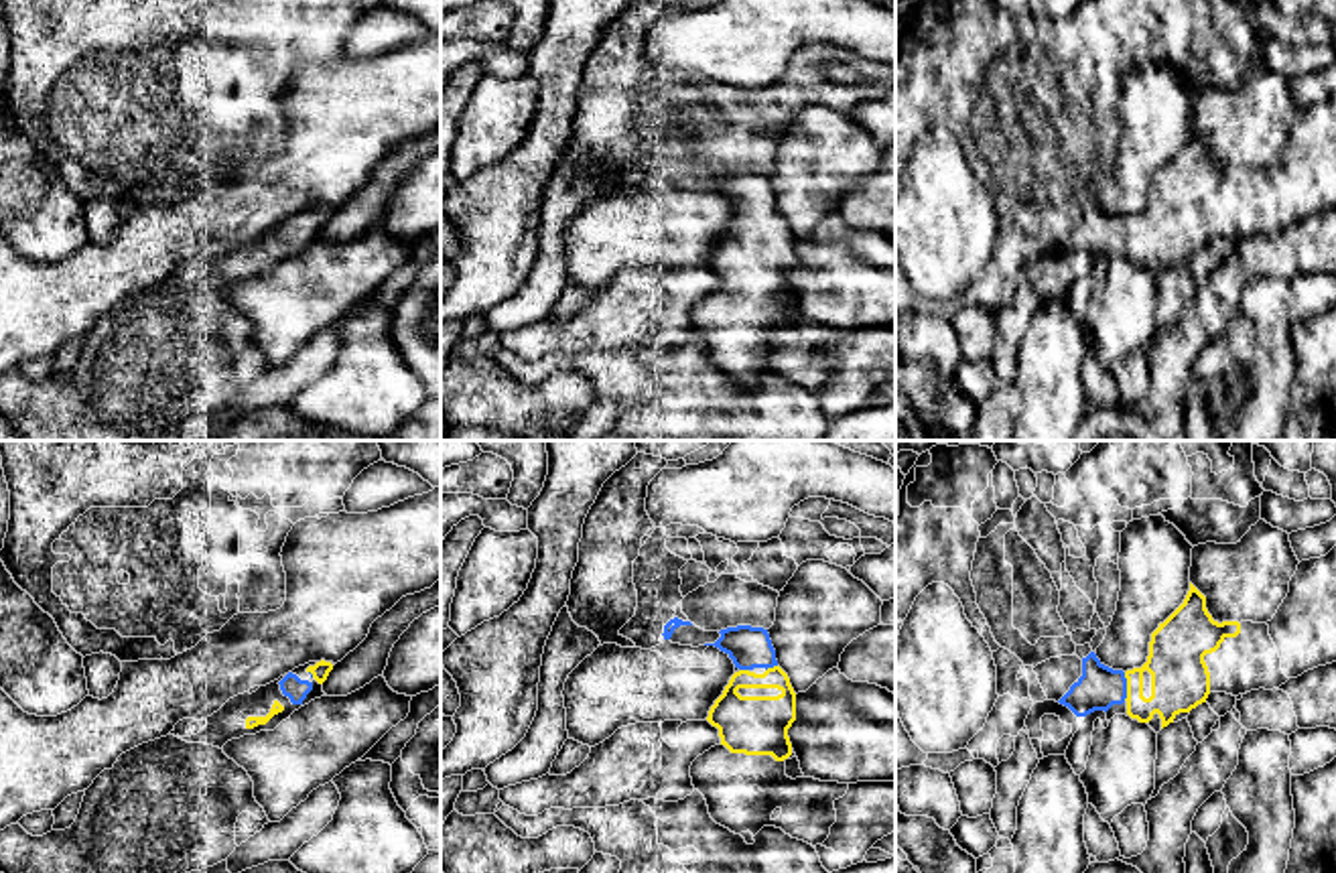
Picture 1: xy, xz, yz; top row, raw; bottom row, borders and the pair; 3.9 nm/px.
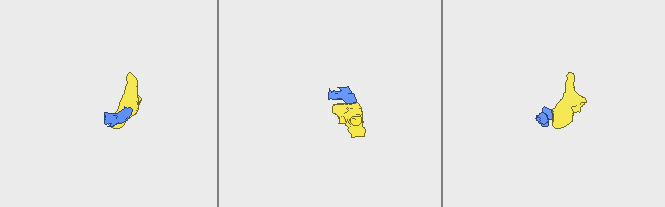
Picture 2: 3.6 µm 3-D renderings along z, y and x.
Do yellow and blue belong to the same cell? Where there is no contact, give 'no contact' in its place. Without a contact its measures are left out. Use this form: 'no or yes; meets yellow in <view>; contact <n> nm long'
yes; meets yellow in yz; contact 110 nm long

